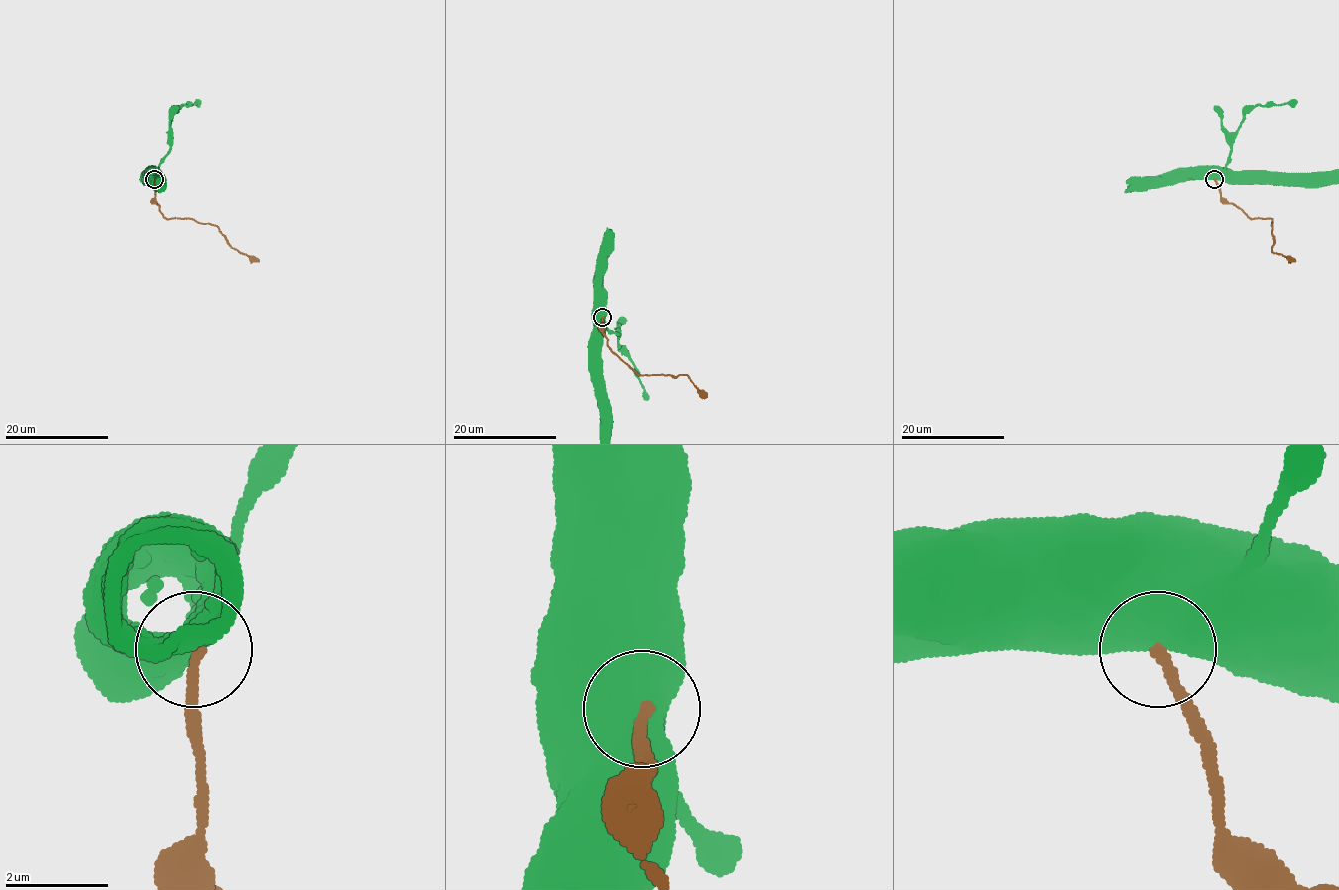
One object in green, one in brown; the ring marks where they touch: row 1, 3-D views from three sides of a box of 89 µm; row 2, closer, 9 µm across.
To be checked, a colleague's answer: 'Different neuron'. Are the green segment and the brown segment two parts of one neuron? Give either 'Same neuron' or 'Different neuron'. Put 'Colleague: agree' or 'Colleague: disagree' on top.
Colleague: agree
Different neuron

